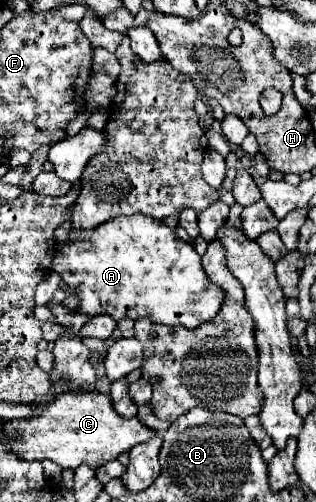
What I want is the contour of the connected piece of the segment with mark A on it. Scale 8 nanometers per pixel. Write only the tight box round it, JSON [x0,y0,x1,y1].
[53,214,225,328]

